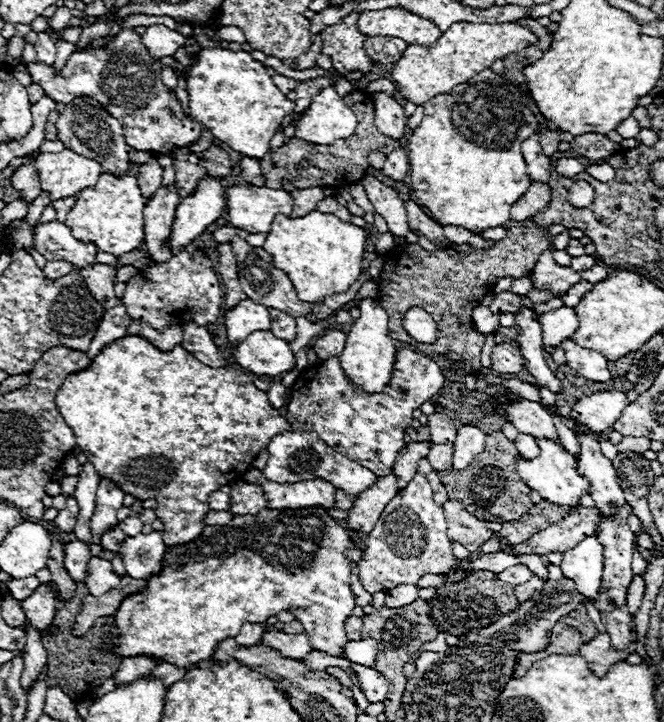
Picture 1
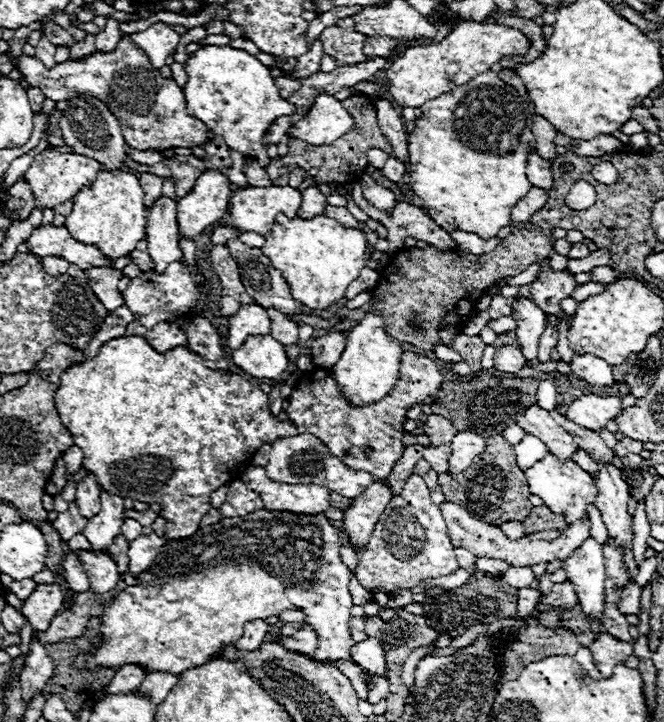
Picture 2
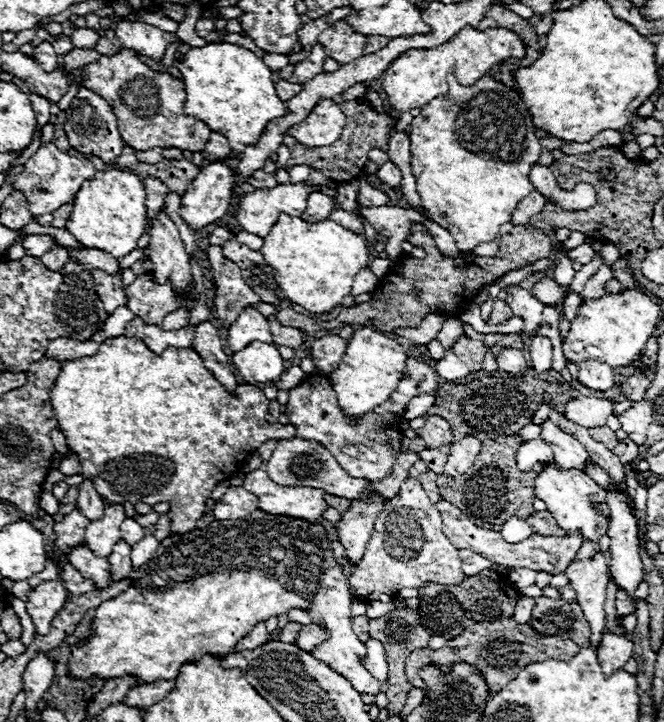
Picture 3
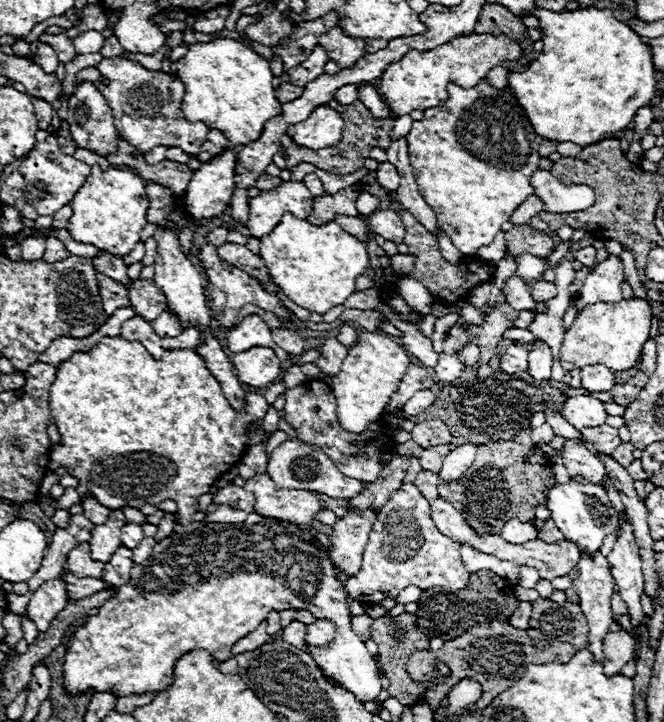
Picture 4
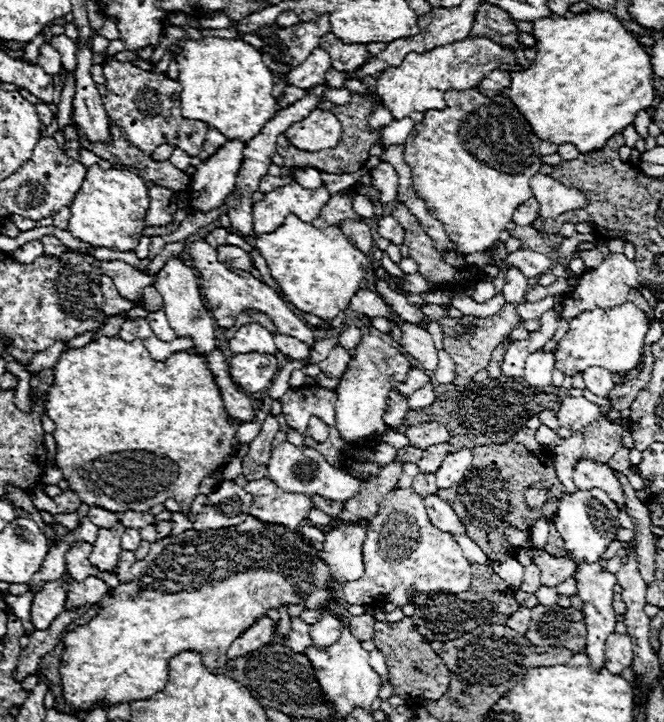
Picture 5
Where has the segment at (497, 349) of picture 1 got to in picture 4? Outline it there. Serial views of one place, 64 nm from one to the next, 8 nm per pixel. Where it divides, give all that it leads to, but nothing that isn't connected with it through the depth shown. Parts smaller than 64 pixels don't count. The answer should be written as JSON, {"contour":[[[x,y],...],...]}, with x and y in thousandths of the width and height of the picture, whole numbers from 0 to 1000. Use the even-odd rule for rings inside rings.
{"contour":[[[780,474],[777,479],[768,479],[762,482],[762,488],[756,490],[753,496],[753,512],[762,515],[762,518],[789,518],[795,512],[795,488],[798,488],[801,476],[789,476],[789,474]]]}

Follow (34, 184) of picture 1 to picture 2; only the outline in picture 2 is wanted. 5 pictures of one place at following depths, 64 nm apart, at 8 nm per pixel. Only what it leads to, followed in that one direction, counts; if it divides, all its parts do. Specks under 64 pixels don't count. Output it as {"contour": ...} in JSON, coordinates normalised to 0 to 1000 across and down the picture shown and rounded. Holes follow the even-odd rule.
{"contour":[[[33,244],[18,260],[15,260],[15,277],[9,280],[9,288],[24,291],[27,299],[21,305],[39,305],[51,288],[51,269]]]}

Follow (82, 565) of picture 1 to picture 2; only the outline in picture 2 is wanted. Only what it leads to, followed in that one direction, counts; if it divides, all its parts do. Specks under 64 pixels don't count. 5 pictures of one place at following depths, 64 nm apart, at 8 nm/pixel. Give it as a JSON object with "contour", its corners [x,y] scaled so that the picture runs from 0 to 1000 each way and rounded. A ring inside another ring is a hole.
{"contour":[[[105,762],[96,770],[93,798],[96,798],[96,803],[102,806],[102,812],[111,820],[130,820],[130,817],[136,817],[136,806],[133,806],[133,798],[130,798],[130,792],[123,787],[123,778],[120,778],[117,767],[120,767],[120,762]]]}

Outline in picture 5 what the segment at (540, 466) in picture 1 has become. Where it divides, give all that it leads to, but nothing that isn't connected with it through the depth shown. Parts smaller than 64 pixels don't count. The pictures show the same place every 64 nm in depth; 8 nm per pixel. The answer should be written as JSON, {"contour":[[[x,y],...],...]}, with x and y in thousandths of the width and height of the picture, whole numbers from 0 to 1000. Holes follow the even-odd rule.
{"contour":[[[904,676],[846,684],[840,690],[837,715],[831,717],[831,723],[837,726],[837,734],[843,737],[843,742],[849,745],[852,762],[864,765],[864,778],[867,781],[873,781],[877,776],[889,776],[889,778],[901,776],[910,767],[910,762],[916,759],[916,753],[925,748],[928,734],[934,731],[931,701]]]}

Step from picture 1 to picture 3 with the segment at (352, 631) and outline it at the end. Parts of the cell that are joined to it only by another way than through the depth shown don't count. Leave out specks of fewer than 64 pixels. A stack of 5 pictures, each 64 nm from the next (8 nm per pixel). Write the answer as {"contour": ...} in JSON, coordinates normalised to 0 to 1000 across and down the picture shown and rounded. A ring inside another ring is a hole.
{"contour":[[[536,853],[536,856],[530,859],[530,870],[533,870],[536,881],[539,881],[545,889],[551,889],[551,886],[557,884],[554,875],[551,875],[551,870],[554,870],[554,853]]]}

